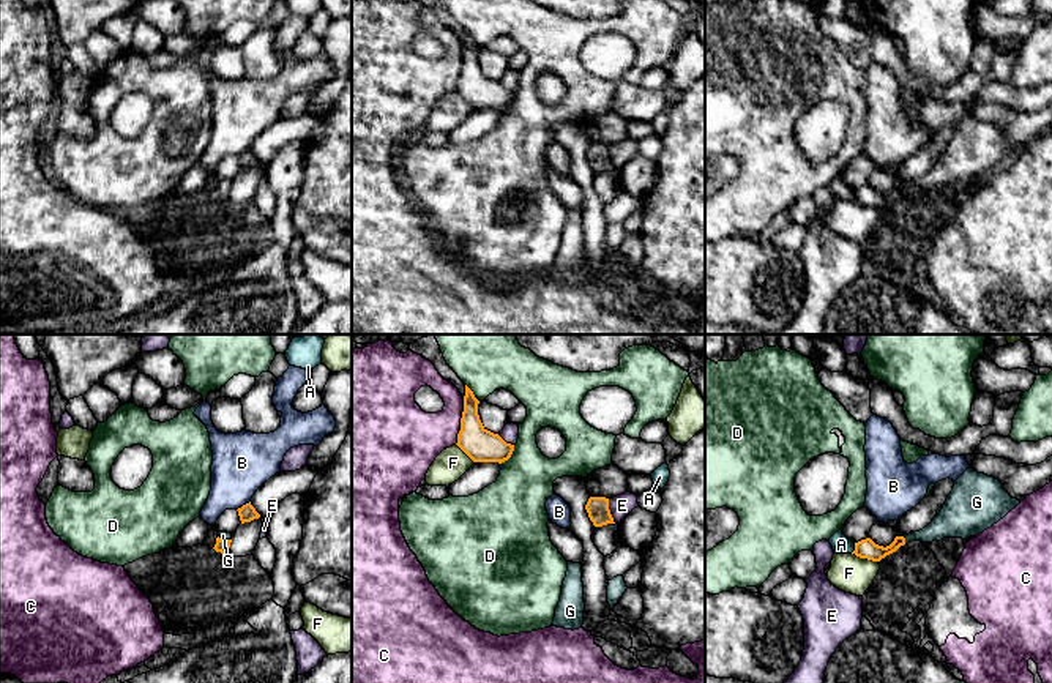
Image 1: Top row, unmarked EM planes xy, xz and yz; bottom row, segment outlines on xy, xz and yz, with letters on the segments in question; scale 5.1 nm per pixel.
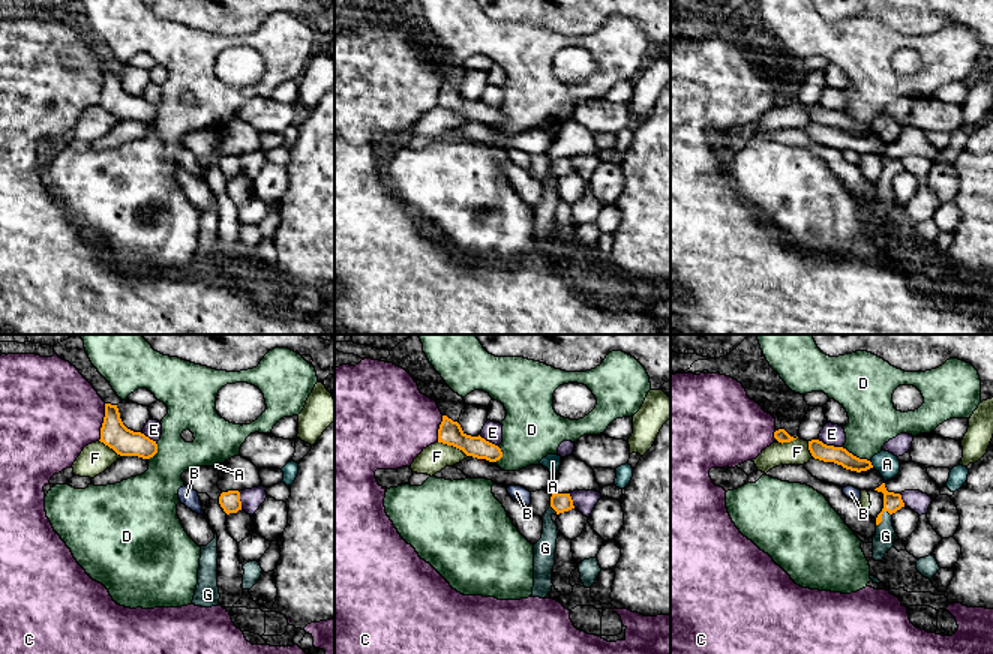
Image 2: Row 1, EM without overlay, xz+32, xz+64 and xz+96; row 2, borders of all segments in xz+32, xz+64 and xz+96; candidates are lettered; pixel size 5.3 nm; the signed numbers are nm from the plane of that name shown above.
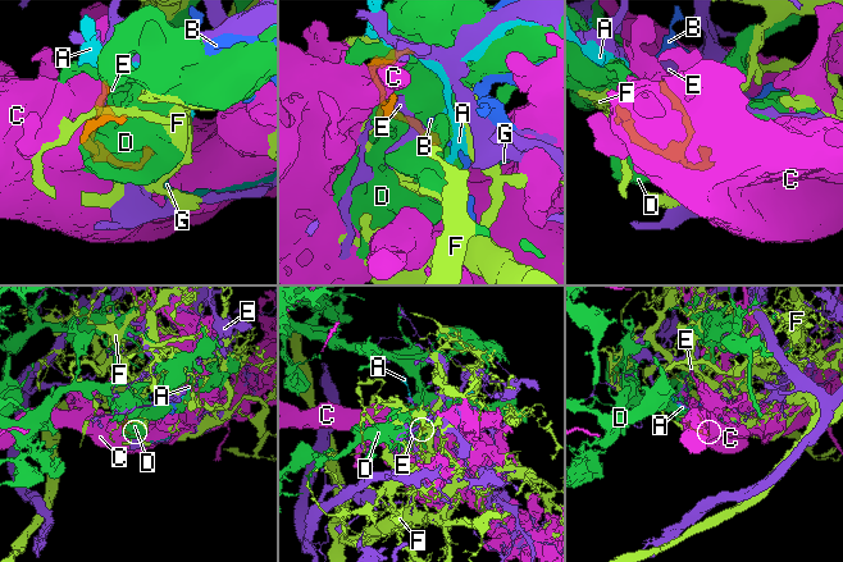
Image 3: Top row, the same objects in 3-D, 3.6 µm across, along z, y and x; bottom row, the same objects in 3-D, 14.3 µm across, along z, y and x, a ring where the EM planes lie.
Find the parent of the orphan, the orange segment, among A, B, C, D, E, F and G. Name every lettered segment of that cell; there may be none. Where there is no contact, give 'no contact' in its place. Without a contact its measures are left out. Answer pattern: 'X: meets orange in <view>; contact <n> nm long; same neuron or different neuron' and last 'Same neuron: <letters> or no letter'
A: meets orange in yz; contact 60 nm long; different neuron
B: meets orange in xy; contact 90 nm long; different neuron
C: meets orange in xz; contact 240 nm long; different neuron
D: meets orange in xz; contact 130 nm long; different neuron
E: meets orange in xz; contact 130 nm long; different neuron
F: meets orange in yz; contact 140 nm long; different neuron
G: meets orange in yz; contact 70 nm long; same neuron
Same neuron: G

